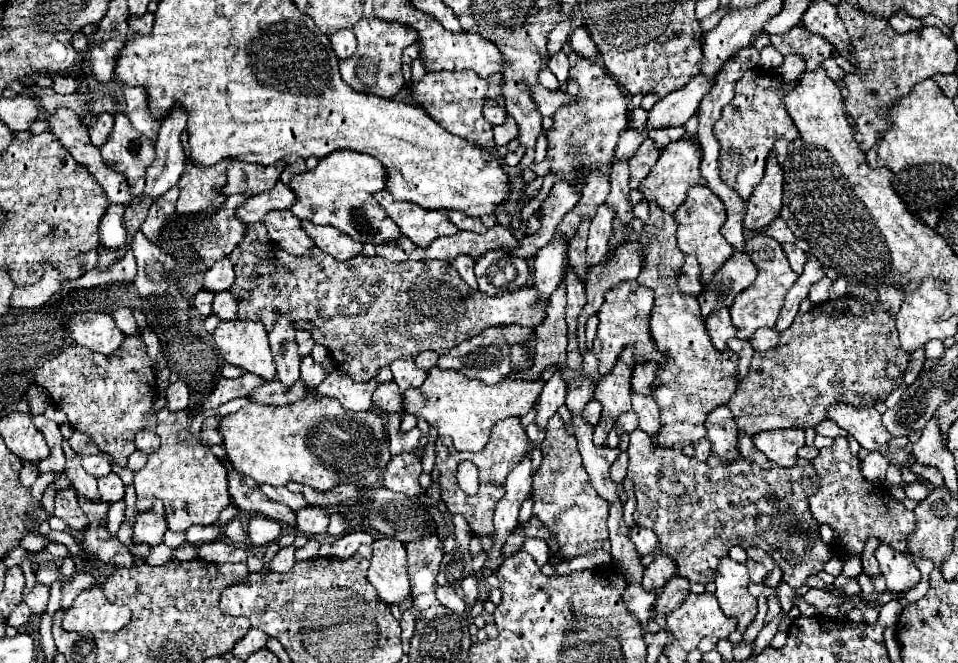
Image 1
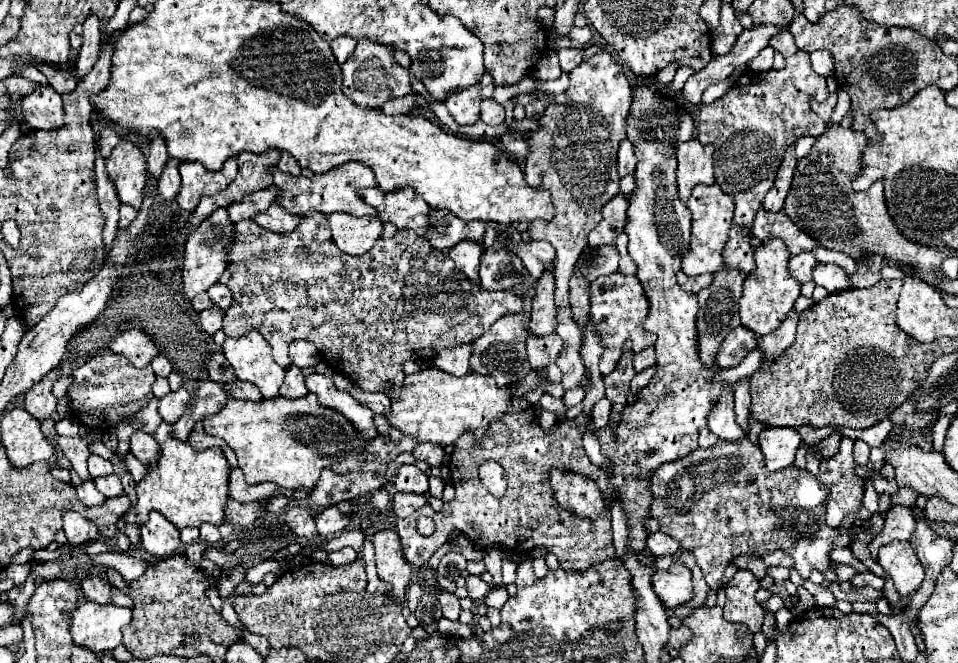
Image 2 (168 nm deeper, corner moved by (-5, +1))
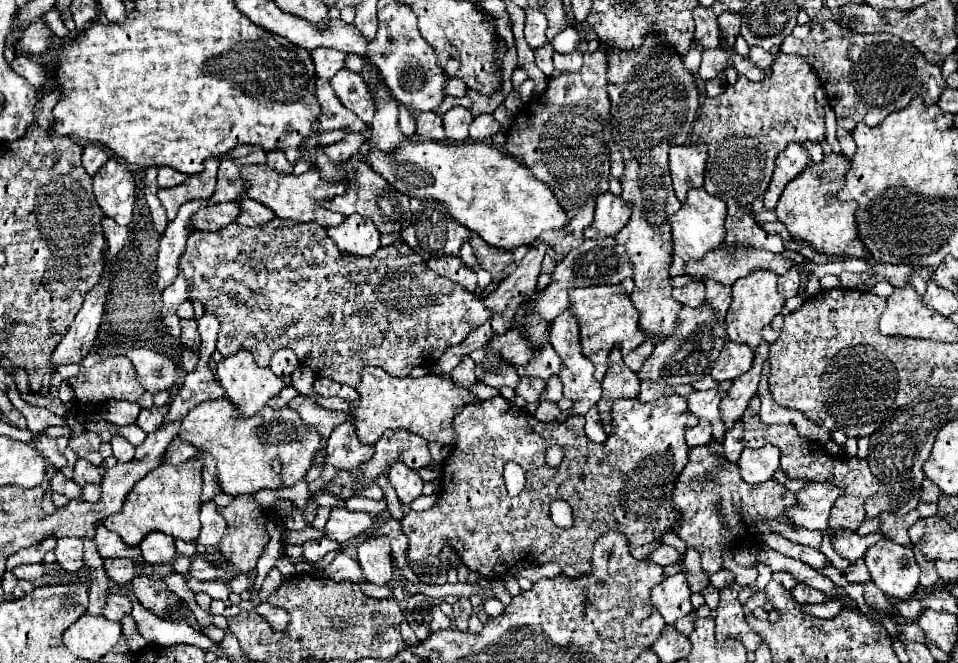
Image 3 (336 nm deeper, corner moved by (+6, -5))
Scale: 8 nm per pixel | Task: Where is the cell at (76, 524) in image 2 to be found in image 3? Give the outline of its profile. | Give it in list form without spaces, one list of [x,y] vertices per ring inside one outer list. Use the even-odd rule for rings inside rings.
[[[60,538],[54,552],[62,570],[76,572],[82,568],[82,538]]]

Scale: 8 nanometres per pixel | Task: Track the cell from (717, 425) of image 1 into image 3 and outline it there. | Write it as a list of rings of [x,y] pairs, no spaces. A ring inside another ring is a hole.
[[[722,388],[716,390],[706,390],[706,392],[692,392],[688,396],[688,408],[692,410],[692,414],[696,414],[698,418],[706,418],[712,424],[712,434],[716,442],[724,440],[724,422],[720,418],[720,400],[726,396],[726,392]]]

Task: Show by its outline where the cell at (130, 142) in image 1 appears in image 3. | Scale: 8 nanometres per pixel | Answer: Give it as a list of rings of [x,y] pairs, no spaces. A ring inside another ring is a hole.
[[[108,160],[94,176],[94,196],[104,216],[114,218],[120,226],[132,222],[136,182],[126,164]]]

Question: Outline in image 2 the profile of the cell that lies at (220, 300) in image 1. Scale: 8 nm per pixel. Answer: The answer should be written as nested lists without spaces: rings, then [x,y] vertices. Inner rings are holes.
[[[215,306],[203,310],[201,316],[199,316],[203,330],[209,332],[209,334],[215,334],[217,330],[221,330],[221,326],[223,326],[223,316],[225,316],[225,310],[215,308]]]

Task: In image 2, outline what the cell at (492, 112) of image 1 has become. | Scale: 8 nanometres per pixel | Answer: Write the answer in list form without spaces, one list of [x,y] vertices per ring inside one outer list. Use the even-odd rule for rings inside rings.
[[[485,98],[481,100],[481,120],[489,126],[499,126],[505,120],[505,110],[499,102],[495,102],[493,98]]]

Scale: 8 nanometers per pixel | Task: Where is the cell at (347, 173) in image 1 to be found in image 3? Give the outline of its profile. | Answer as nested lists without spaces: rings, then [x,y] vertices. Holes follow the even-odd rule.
[[[250,164],[250,166],[242,168],[242,180],[244,182],[248,180],[248,184],[250,184],[246,190],[246,196],[268,206],[278,218],[290,218],[294,222],[318,222],[324,228],[338,226],[344,220],[342,214],[326,210],[316,204],[318,198],[332,200],[334,196],[344,194],[346,192],[344,182],[326,182],[324,178],[320,178],[318,170],[308,170],[300,176],[294,176],[294,174],[284,176],[266,164]]]

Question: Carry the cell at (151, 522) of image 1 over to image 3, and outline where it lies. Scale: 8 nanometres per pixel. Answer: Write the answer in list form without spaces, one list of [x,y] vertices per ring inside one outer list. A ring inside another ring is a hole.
[[[152,532],[140,542],[140,550],[146,564],[166,564],[174,560],[176,544],[172,536],[162,532]]]

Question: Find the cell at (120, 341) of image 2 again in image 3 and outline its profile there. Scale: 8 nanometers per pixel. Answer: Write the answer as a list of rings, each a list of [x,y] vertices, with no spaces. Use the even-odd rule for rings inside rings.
[[[146,348],[128,350],[128,358],[132,358],[136,366],[138,382],[144,386],[146,392],[156,394],[160,390],[168,390],[176,382],[176,364],[158,352]]]

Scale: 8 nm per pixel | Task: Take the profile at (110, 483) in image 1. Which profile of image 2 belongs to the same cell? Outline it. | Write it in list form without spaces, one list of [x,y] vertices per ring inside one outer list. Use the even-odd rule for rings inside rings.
[[[111,474],[111,476],[105,476],[105,478],[95,478],[93,482],[105,498],[113,498],[113,496],[119,496],[123,492],[123,484],[121,484],[117,474]]]

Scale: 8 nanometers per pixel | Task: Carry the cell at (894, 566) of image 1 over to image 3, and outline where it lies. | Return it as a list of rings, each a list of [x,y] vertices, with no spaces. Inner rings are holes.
[[[880,540],[874,544],[864,562],[872,576],[872,582],[894,600],[910,600],[918,588],[920,566],[914,560],[910,546],[900,546],[892,540]]]

